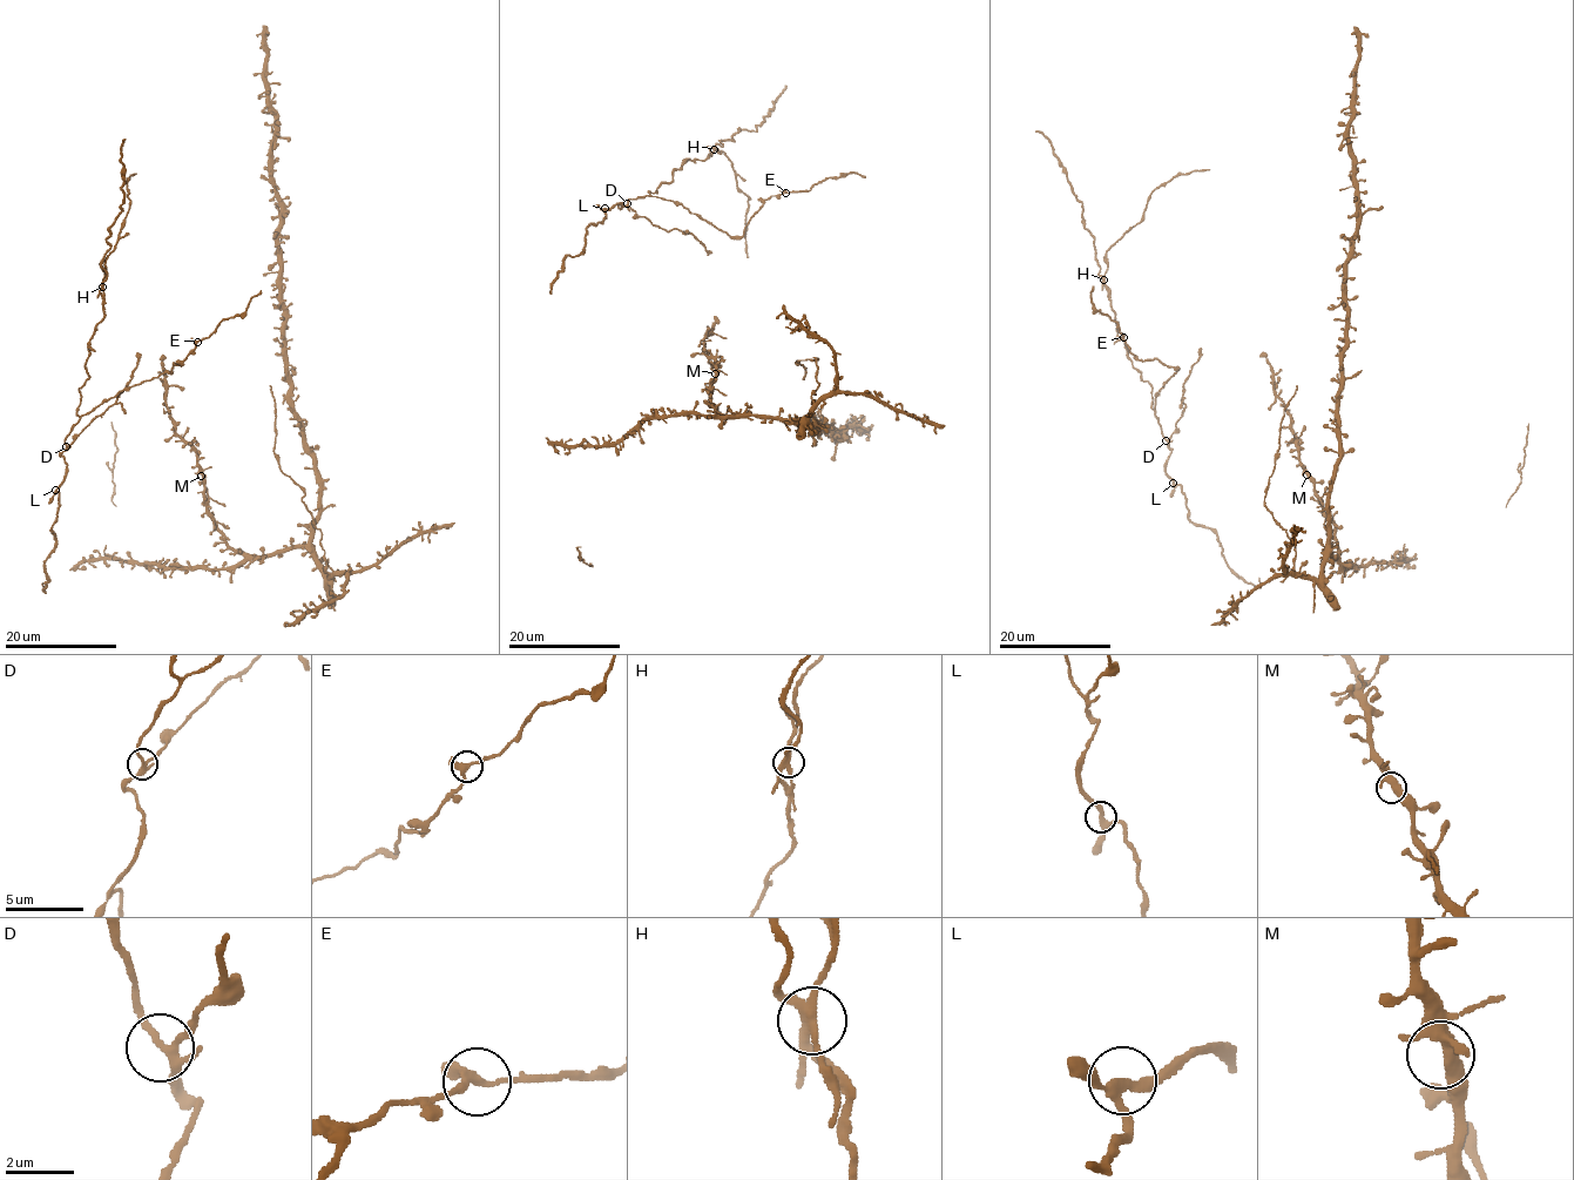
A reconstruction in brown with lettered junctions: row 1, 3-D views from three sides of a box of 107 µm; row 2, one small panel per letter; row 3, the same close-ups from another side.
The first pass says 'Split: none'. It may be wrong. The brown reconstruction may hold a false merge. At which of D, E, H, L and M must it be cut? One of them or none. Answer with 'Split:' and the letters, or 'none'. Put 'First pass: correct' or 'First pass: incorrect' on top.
First pass: incorrect
Split: H

